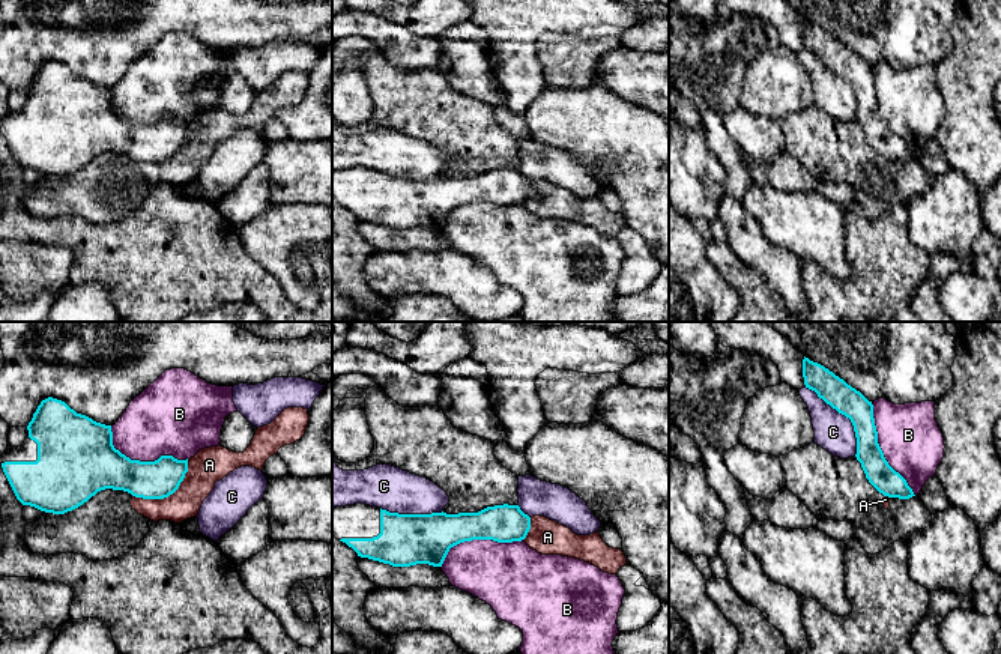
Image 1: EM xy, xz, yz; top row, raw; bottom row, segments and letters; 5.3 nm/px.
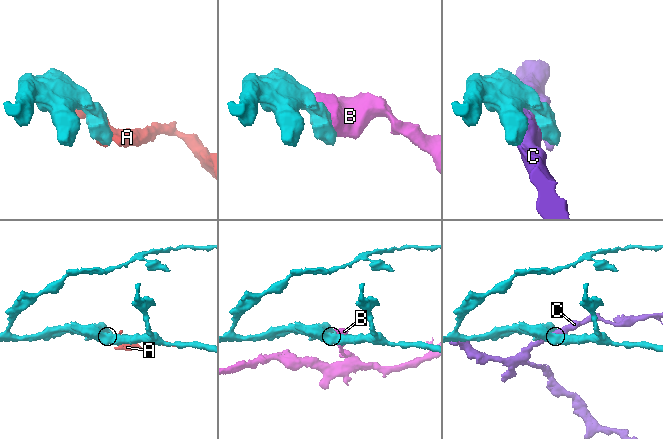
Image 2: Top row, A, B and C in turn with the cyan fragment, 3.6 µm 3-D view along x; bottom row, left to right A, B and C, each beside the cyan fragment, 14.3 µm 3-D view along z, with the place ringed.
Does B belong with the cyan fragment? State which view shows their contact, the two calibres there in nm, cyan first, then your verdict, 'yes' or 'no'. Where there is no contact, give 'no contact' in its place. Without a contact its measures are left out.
xy | 280/360 nm | no

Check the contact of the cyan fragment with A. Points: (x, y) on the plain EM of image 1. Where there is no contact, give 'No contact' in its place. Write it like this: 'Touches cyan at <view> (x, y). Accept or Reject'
Touches cyan at xy (169, 158). Reject

